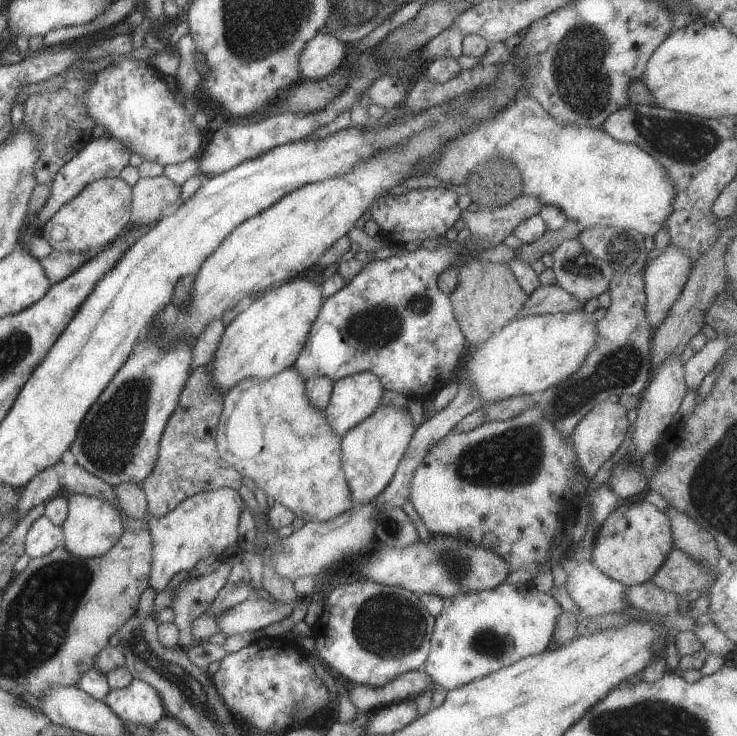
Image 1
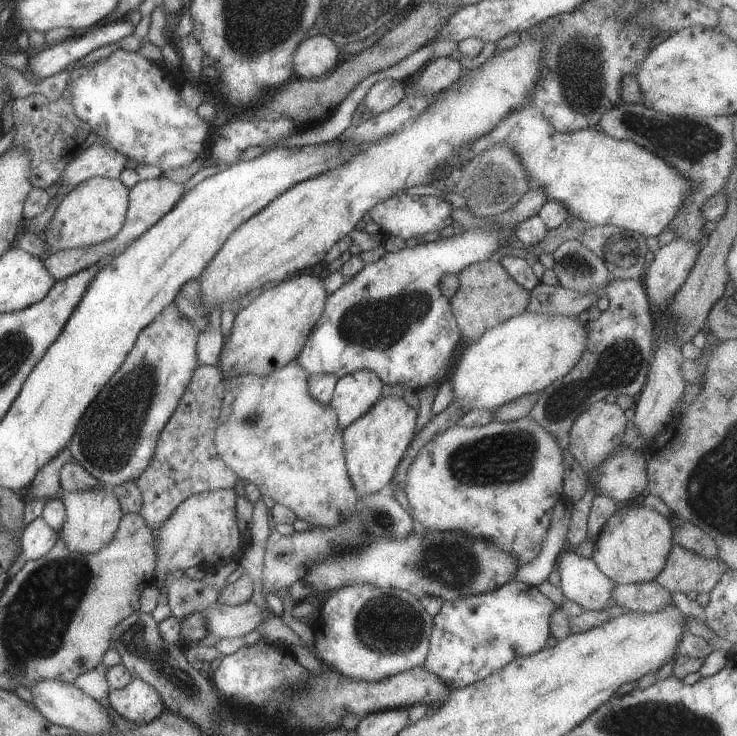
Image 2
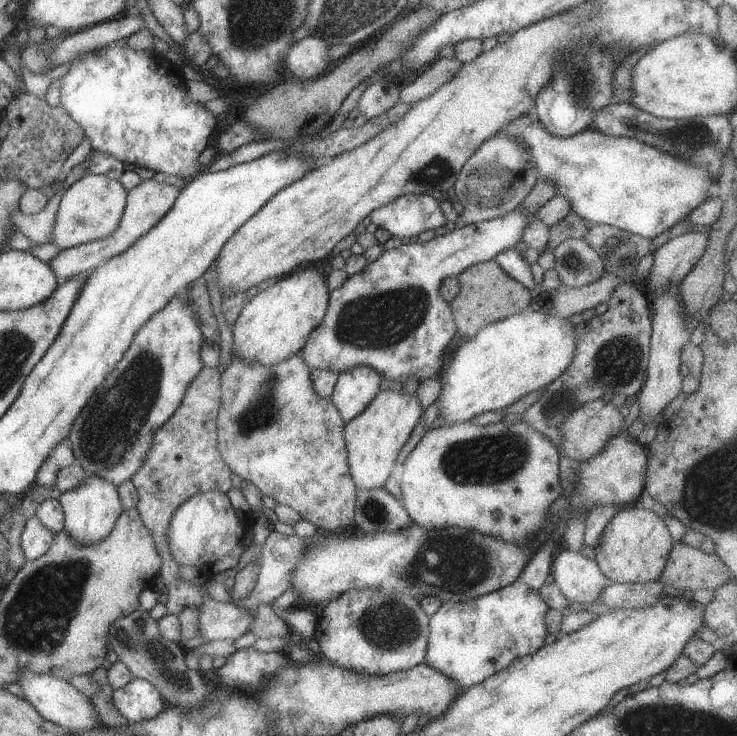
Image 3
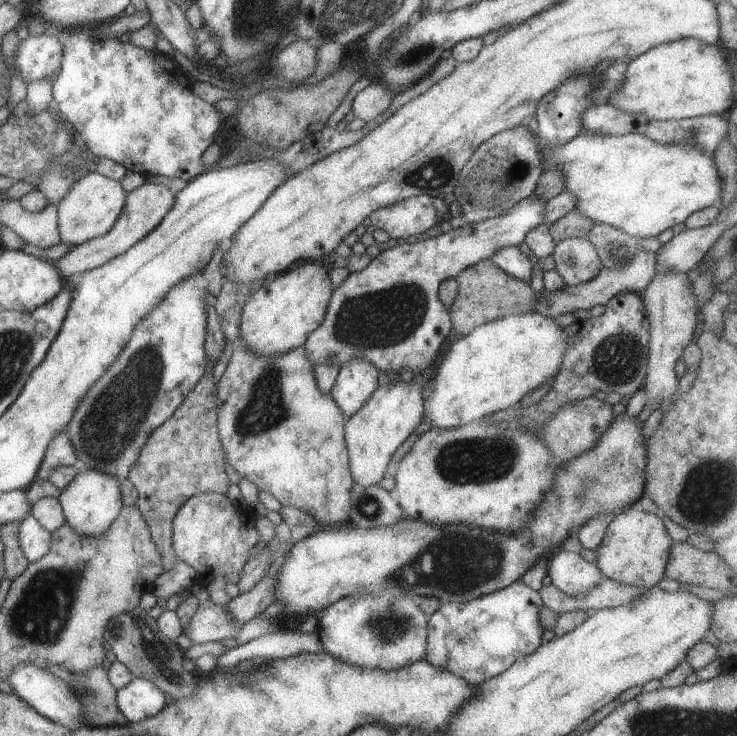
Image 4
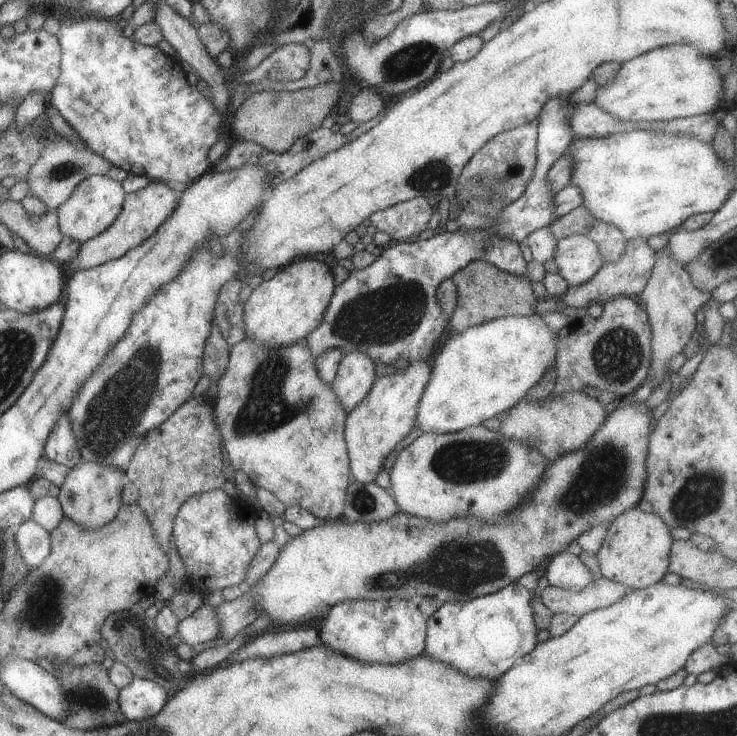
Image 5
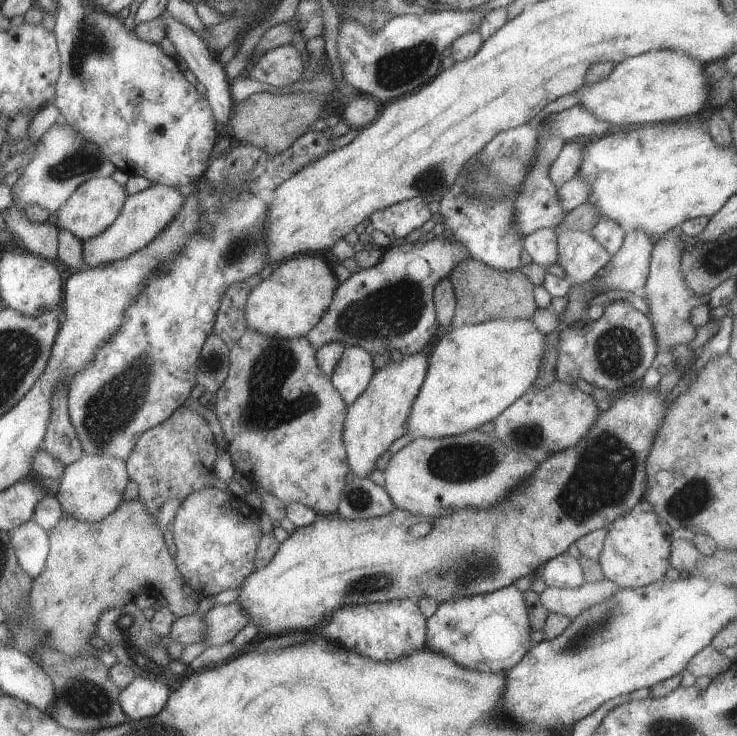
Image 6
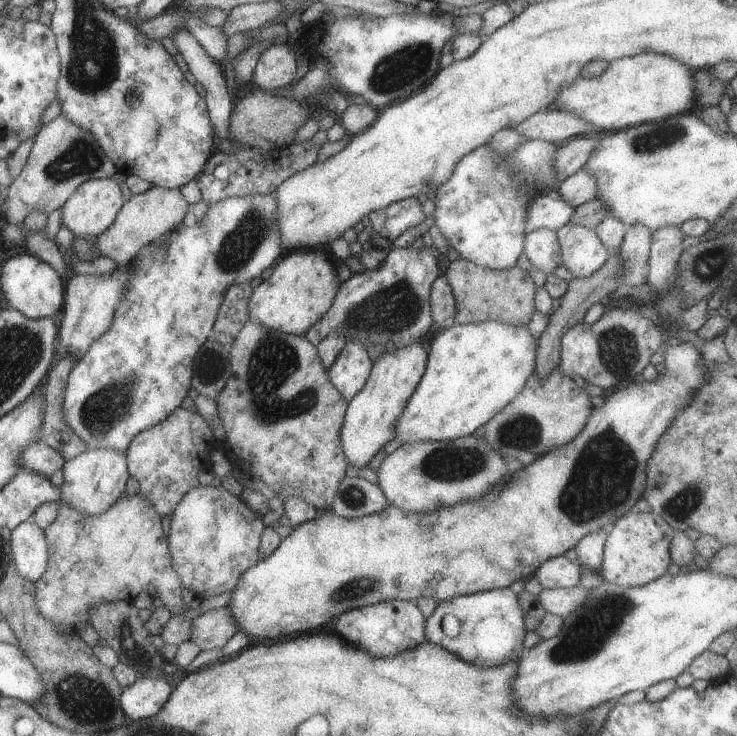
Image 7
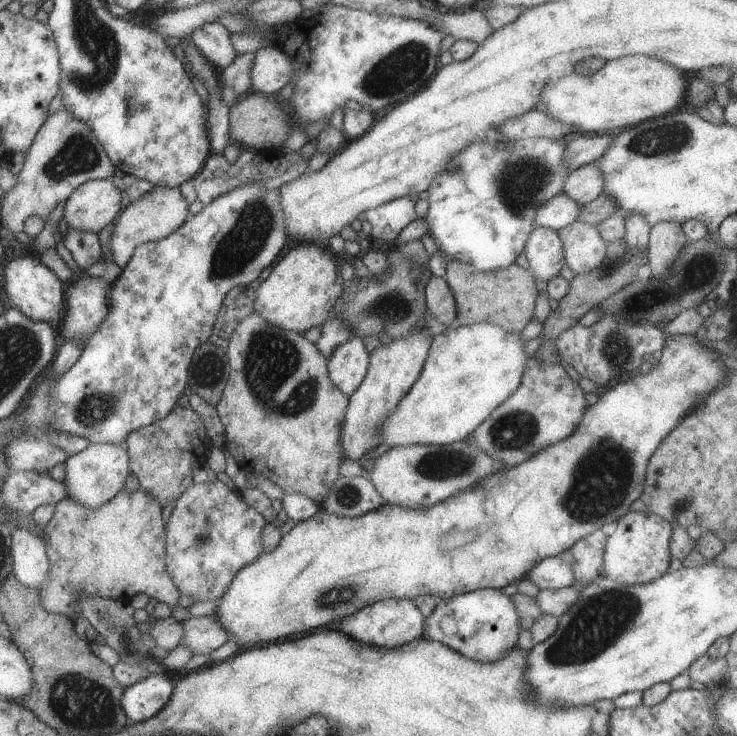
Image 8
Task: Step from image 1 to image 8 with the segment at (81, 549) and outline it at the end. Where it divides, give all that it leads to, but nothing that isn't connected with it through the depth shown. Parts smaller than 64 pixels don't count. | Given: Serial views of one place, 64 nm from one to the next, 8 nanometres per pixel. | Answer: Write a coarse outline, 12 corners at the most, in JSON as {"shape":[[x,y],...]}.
{"shape":[[97,443],[64,462],[67,498],[98,509],[124,486],[124,446]]}

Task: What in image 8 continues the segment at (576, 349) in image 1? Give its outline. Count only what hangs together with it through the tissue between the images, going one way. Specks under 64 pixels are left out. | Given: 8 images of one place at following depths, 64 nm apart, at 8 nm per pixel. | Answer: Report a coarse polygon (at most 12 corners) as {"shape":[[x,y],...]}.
{"shape":[[517,331],[432,336],[382,442],[467,440],[519,386]]}

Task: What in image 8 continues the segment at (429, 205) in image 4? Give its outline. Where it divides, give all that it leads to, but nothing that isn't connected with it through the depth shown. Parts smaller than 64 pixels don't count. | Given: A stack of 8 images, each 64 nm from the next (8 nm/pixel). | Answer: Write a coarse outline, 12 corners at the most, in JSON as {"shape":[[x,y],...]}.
{"shape":[[405,196],[363,212],[383,244],[417,218]]}

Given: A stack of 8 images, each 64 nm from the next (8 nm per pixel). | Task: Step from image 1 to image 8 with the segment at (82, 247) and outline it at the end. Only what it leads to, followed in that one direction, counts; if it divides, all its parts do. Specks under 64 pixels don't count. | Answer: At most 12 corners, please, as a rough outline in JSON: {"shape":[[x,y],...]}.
{"shape":[[110,179],[80,184],[64,202],[63,220],[95,236],[121,210]]}

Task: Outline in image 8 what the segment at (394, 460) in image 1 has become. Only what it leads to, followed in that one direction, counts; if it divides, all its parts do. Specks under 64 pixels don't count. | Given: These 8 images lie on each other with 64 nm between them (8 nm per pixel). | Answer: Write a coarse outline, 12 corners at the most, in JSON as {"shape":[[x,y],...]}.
{"shape":[[415,328],[368,353],[348,396],[346,458],[382,443],[378,429],[417,380],[432,336]]}

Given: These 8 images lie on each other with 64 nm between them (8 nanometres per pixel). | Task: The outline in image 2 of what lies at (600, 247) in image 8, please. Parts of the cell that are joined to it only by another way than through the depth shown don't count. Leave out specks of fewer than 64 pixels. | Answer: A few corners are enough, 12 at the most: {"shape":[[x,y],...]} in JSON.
{"shape":[[580,240],[552,252],[558,284],[575,292],[602,292],[606,262]]}

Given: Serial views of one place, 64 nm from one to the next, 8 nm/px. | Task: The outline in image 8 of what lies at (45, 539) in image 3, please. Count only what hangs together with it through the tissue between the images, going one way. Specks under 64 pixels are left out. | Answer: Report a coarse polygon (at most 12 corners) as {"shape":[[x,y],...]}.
{"shape":[[10,530],[12,573],[38,590],[49,561],[44,540]]}

